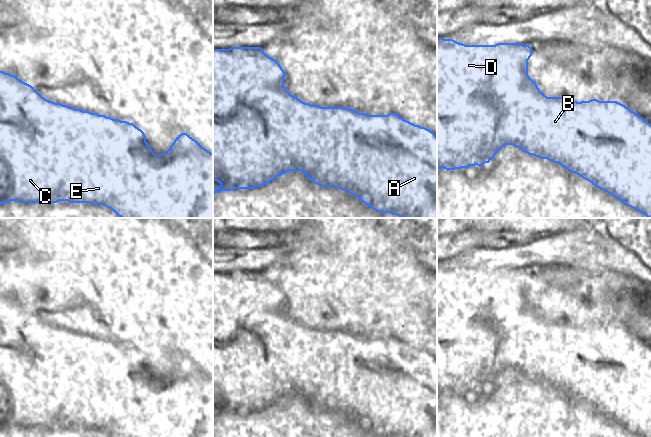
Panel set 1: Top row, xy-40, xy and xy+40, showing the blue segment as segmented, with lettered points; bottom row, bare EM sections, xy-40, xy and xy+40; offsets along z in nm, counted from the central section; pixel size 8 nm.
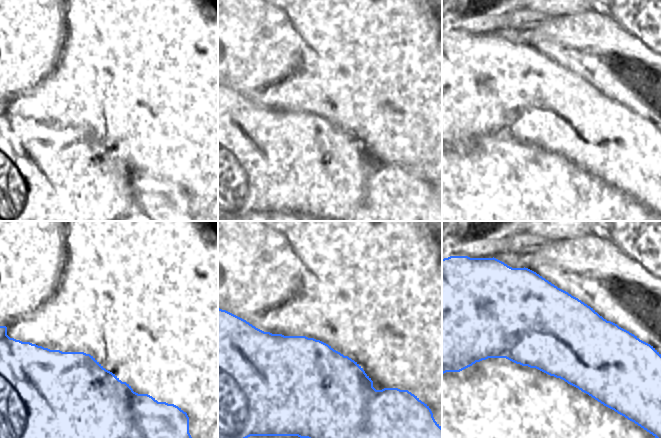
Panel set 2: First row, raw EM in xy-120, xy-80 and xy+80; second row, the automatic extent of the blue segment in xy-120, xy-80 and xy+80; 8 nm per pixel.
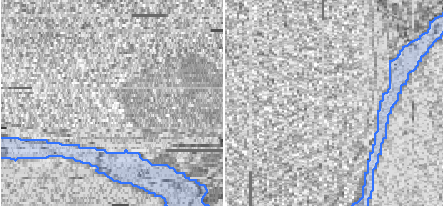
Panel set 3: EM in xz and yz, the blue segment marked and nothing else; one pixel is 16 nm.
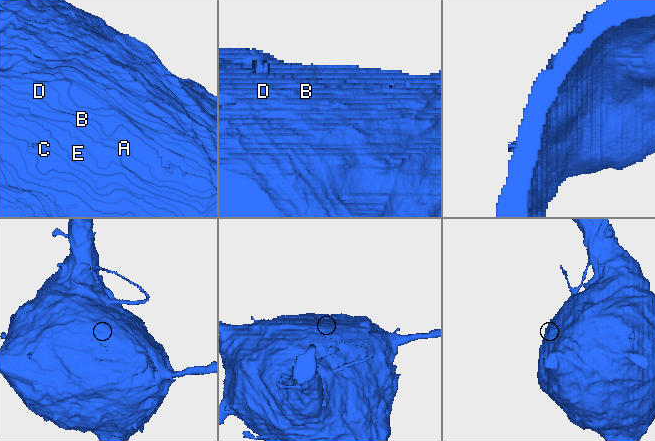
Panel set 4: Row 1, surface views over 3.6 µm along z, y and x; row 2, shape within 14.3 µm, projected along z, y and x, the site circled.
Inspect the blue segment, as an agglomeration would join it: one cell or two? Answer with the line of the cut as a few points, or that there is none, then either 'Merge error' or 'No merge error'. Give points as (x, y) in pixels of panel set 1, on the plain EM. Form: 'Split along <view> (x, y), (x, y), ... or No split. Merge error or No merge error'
No split. No merge error

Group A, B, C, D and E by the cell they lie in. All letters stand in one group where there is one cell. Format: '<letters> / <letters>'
A B C D E

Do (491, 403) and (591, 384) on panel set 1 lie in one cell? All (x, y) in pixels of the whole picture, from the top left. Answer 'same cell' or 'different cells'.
same cell

